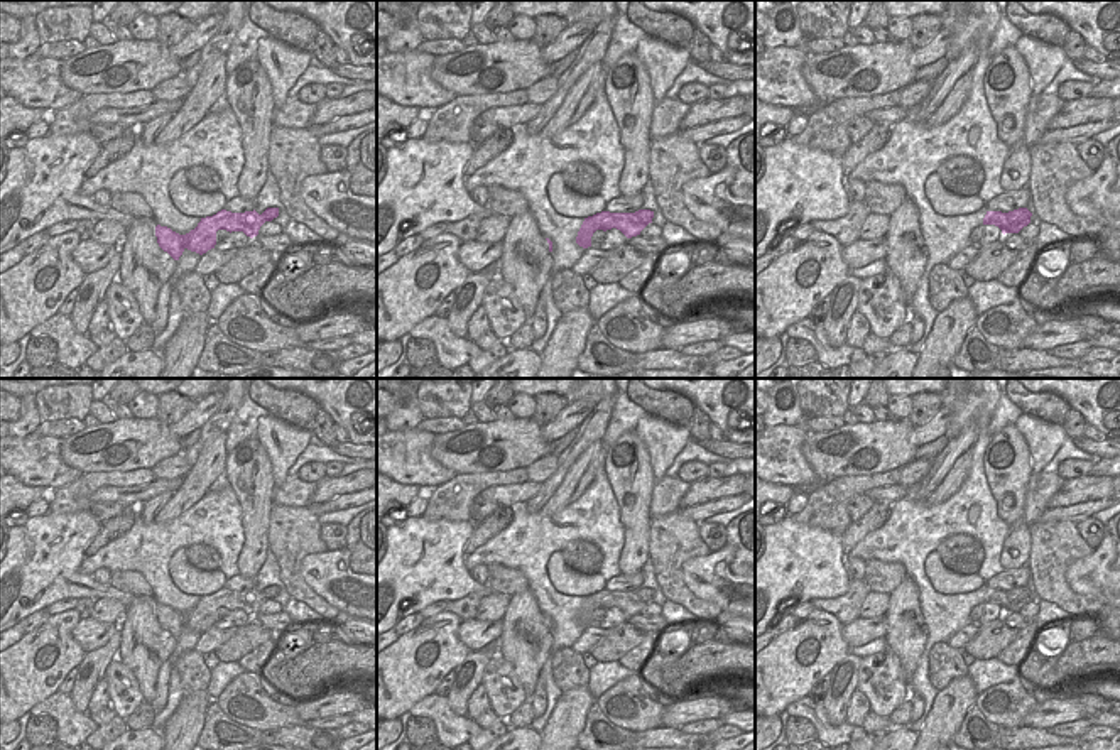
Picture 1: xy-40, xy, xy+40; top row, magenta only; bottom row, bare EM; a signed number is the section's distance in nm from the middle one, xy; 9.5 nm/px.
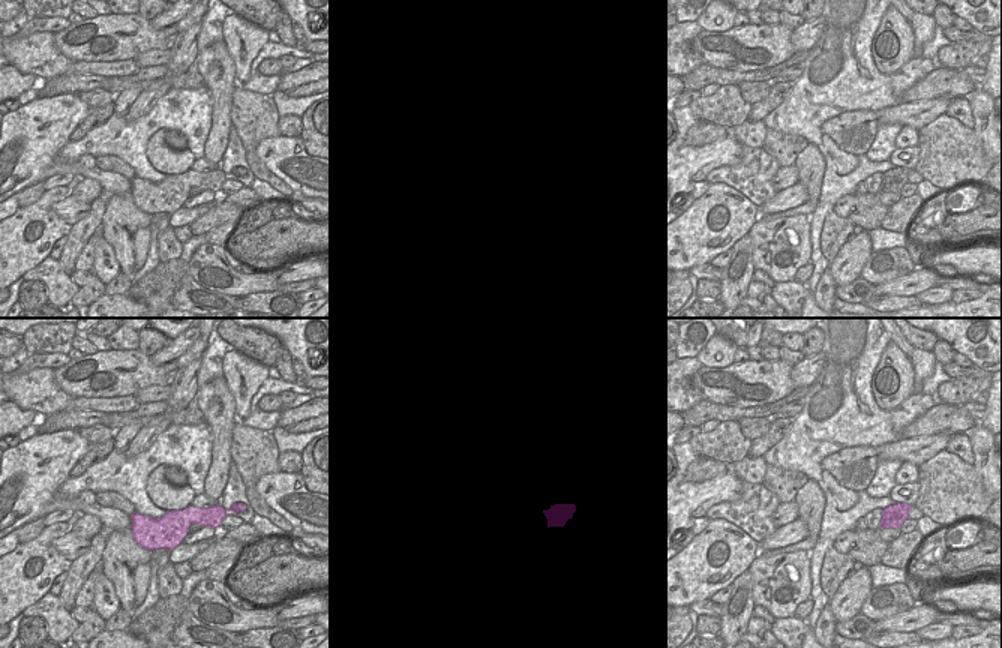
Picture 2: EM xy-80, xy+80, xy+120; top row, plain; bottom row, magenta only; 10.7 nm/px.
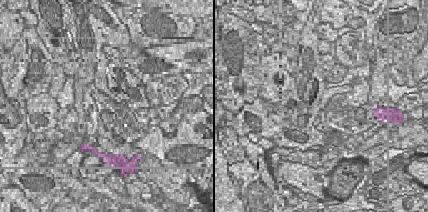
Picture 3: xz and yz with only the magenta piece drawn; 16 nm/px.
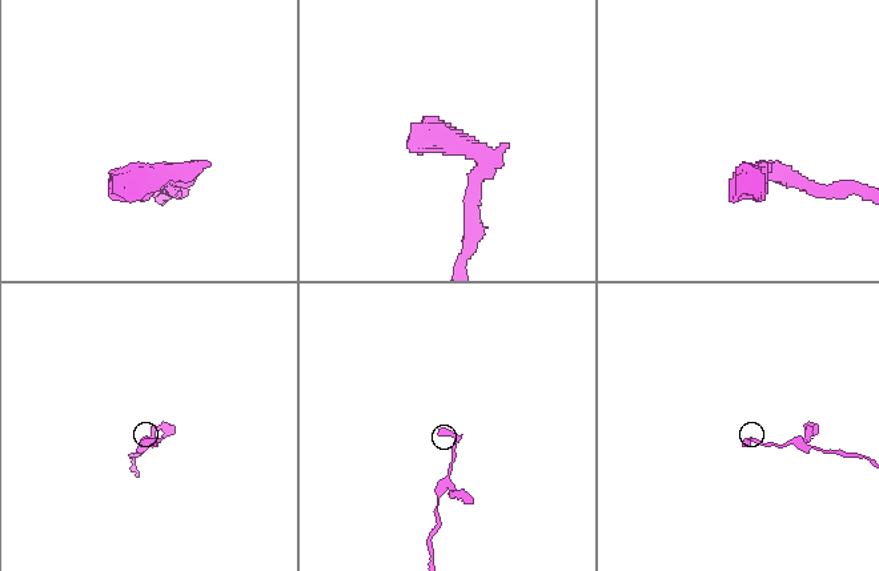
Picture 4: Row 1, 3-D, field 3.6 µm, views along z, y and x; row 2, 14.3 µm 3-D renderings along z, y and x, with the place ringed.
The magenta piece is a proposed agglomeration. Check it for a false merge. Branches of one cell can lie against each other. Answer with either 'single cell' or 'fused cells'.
fused cells

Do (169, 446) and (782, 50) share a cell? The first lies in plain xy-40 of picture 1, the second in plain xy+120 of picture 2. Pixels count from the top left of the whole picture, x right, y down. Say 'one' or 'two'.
one

